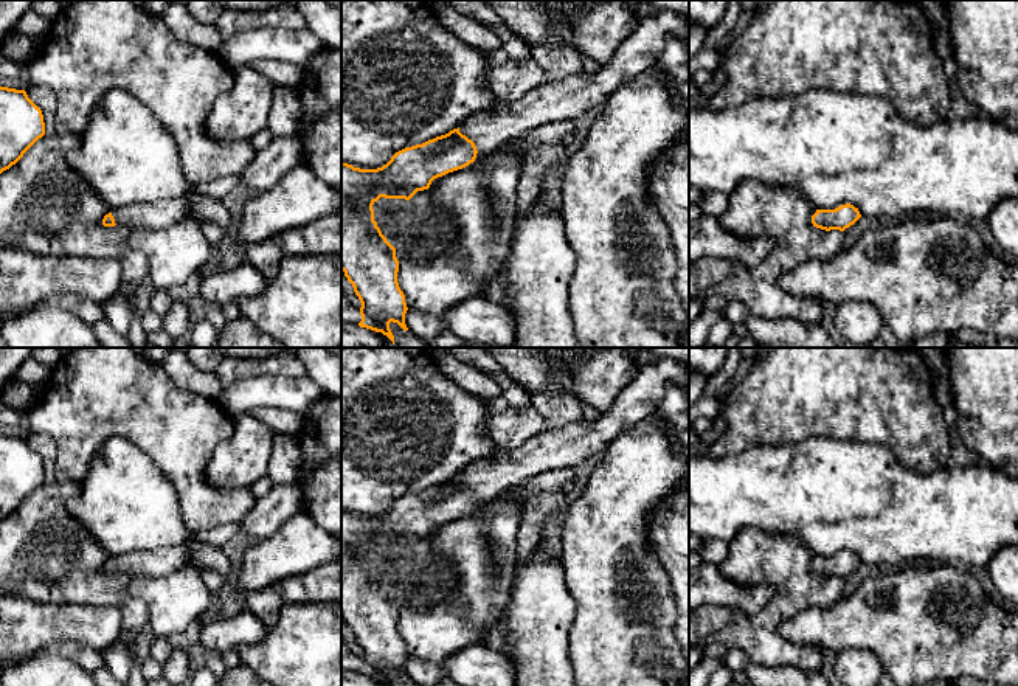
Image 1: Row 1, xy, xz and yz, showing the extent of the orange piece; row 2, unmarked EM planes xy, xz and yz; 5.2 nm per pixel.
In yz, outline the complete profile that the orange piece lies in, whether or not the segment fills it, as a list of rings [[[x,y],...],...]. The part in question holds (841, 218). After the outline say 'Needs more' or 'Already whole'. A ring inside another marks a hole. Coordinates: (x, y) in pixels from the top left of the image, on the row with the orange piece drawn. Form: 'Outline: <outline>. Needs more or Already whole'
Outline: [[[850,203],[841,205],[835,210],[816,210],[812,216],[812,223],[816,228],[830,231],[840,230],[844,231],[854,225],[861,217],[858,208]]]. Already whole

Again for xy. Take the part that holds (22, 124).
Outline: [[[0,87],[0,174],[45,135],[42,110],[25,90]]]. Already whole

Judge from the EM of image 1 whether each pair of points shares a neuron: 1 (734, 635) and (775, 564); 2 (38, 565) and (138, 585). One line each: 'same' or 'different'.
1: same
2: different

